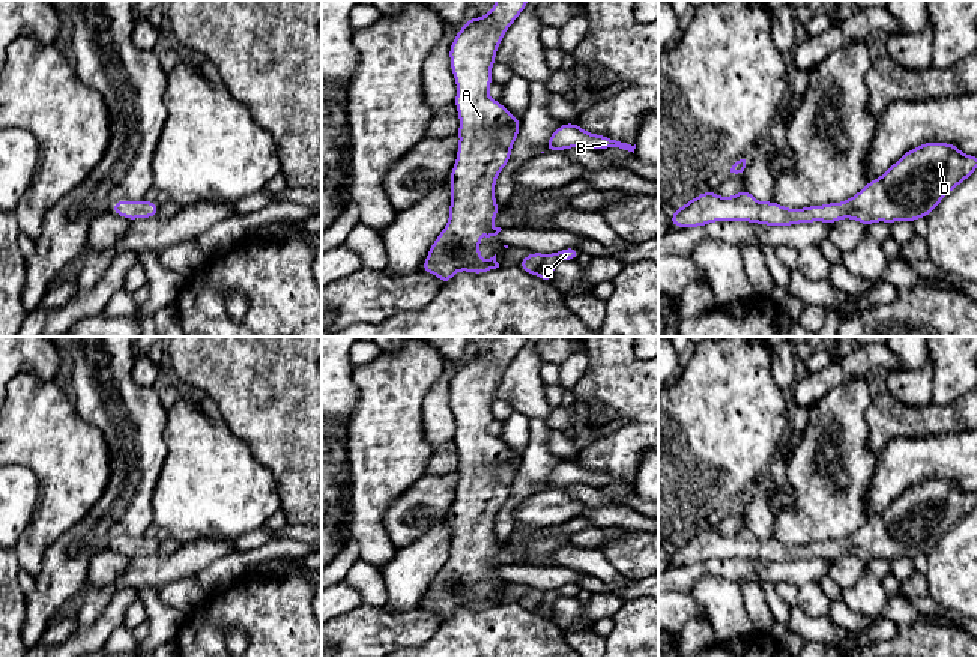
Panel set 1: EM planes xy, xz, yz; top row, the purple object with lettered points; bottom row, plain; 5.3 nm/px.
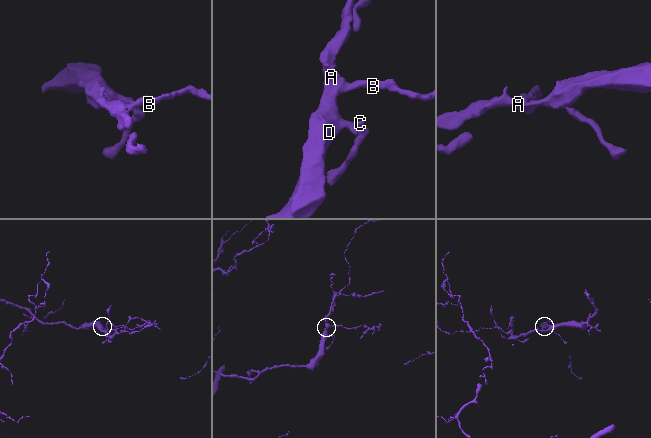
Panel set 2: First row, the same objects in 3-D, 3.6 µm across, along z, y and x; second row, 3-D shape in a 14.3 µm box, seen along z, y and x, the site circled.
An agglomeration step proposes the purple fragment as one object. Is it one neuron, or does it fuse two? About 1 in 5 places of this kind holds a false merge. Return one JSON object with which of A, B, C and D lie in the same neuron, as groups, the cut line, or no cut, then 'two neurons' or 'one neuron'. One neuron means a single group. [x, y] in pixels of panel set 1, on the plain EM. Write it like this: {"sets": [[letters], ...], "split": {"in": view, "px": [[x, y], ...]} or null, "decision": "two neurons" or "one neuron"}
{"sets": [["A", "B", "C", "D"]], "split": null, "decision": "one neuron"}

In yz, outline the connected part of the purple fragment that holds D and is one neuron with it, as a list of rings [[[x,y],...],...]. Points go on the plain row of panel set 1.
[[[930,478],[902,492],[881,514],[842,540],[788,546],[774,537],[758,538],[747,526],[723,535],[705,528],[670,552],[670,562],[700,564],[714,558],[749,558],[765,562],[792,562],[842,555],[864,562],[927,555],[942,535],[977,505],[977,493],[963,492],[956,481]]]

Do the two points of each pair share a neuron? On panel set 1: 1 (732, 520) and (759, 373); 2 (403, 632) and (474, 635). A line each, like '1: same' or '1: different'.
1: different
2: different

